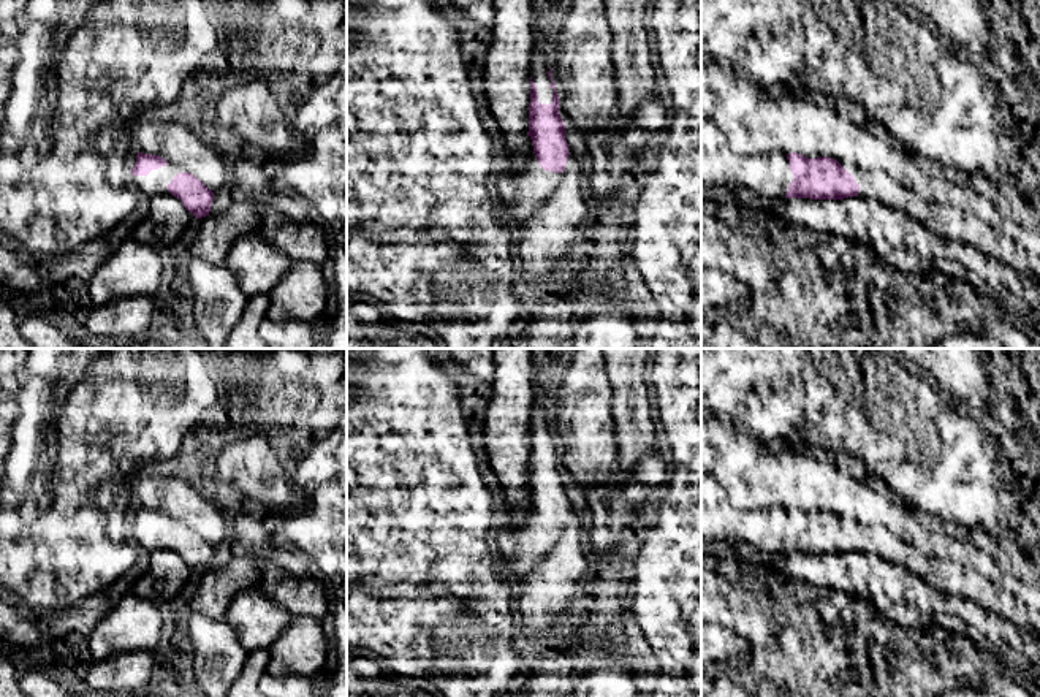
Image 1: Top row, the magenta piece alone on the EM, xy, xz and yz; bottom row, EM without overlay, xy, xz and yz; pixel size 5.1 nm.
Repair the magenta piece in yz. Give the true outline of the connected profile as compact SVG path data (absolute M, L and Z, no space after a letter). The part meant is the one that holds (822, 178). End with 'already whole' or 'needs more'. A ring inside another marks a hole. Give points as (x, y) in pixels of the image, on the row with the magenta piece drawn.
M701 120L701 185L749 189L763 198L841 201L860 192L853 176L829 157L739 155L711 120Z; needs more

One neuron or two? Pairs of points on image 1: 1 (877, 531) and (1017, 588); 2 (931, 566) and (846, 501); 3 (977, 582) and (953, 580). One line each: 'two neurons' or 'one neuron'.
1: one neuron
2: two neurons
3: one neuron

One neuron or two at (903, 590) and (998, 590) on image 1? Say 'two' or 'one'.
two

